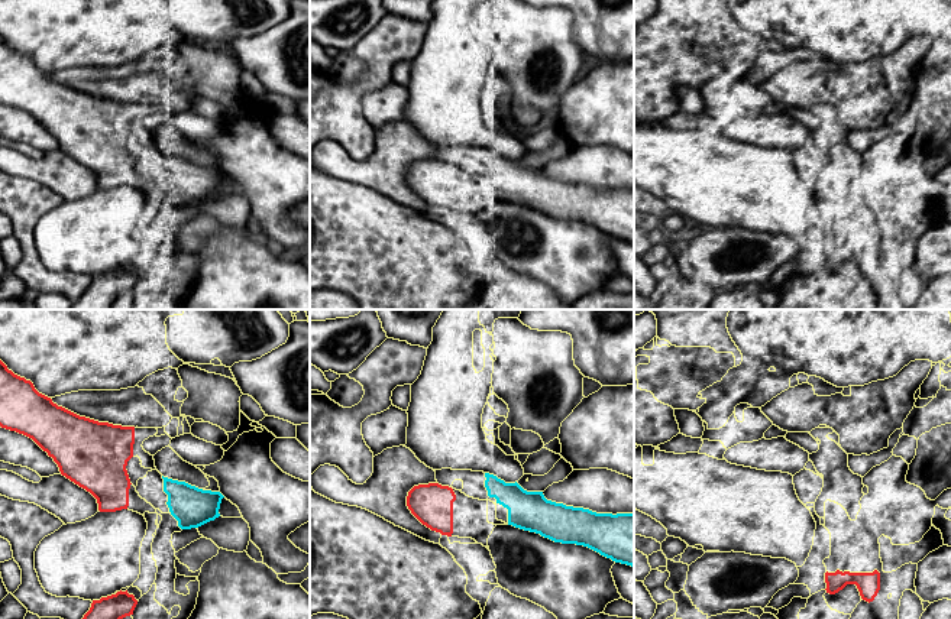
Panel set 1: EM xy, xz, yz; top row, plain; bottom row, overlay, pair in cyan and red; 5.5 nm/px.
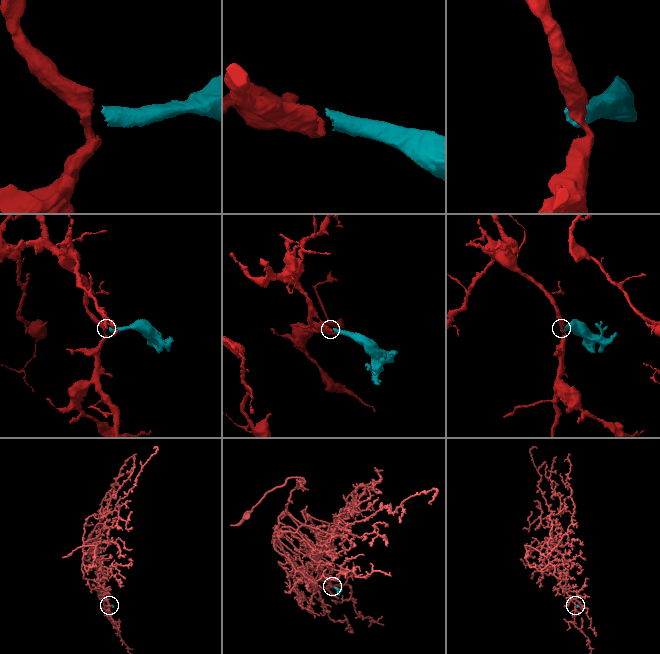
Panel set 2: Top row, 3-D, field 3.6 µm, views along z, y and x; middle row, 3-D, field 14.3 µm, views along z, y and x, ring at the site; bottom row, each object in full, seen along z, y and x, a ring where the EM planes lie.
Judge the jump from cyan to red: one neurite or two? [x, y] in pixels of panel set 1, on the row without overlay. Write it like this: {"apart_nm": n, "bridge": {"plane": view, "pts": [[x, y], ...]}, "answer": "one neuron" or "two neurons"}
{"apart_nm": 170, "bridge": {"plane": "xz", "pts": [[485, 162], [455, 171]]}, "answer": "one neuron"}

